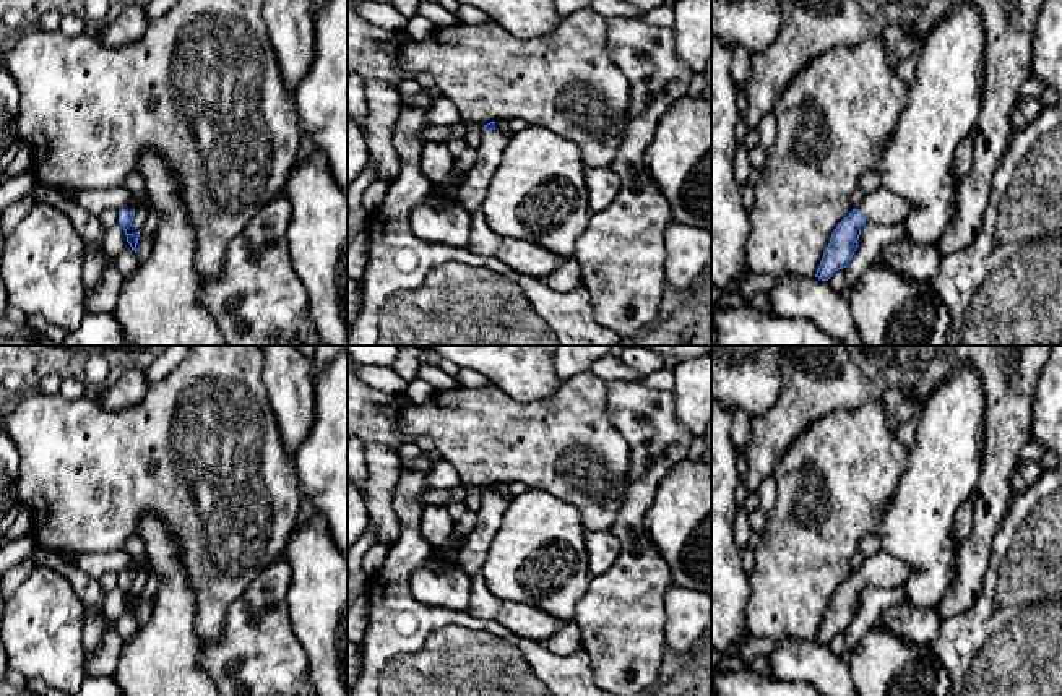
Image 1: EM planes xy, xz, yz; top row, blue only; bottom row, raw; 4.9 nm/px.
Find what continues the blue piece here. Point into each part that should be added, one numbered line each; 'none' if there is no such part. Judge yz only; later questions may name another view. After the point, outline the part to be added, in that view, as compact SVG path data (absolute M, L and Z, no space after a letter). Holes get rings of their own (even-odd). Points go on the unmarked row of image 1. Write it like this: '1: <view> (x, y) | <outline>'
1: yz (882, 570) | M883 550L866 556L859 569L859 574L866 581L866 586L880 589L903 587L911 573L913 568L906 561Z

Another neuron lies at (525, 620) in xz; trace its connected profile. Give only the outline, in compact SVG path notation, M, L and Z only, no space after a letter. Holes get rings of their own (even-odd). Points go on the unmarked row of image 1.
M482 574L471 578L471 599L468 612L479 620L500 623L516 636L546 641L554 636L562 621L529 604L497 597L486 584Z

